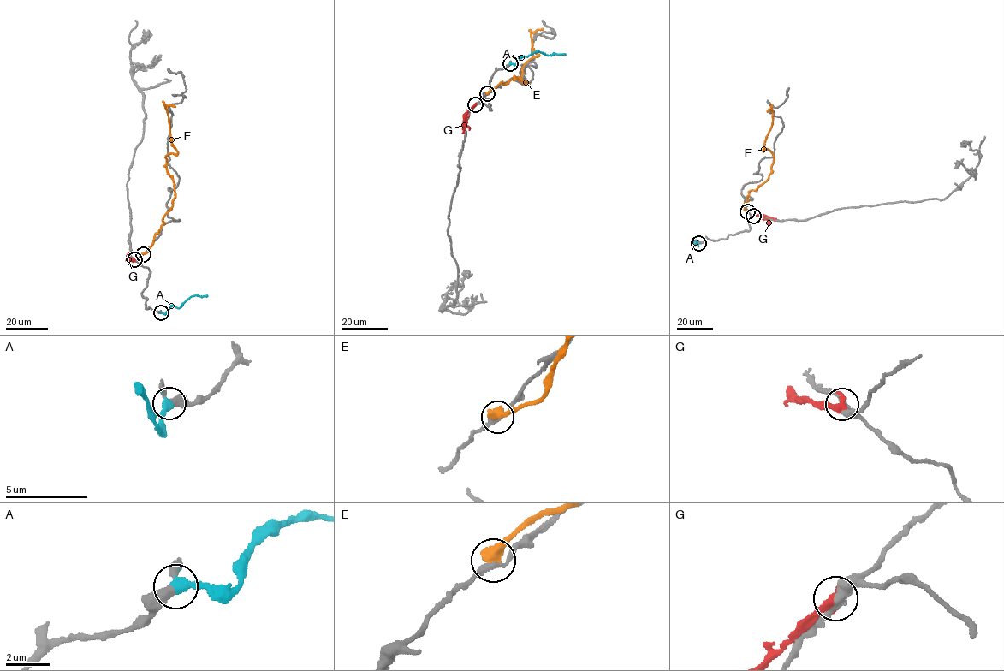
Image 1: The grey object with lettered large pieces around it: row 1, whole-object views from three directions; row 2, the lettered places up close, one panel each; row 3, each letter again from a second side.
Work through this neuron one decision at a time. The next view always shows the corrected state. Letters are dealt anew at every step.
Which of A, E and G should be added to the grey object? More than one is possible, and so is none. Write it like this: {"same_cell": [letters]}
{"same_cell": ["A"]}

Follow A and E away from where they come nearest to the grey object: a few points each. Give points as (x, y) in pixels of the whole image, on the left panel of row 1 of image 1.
A: (161, 312), (166, 313), (170, 306), (179, 308), (193, 295), (207, 295)
E: (143, 254), (149, 252), (175, 197), (165, 155), (177, 151), (172, 143), (164, 105), (175, 107)

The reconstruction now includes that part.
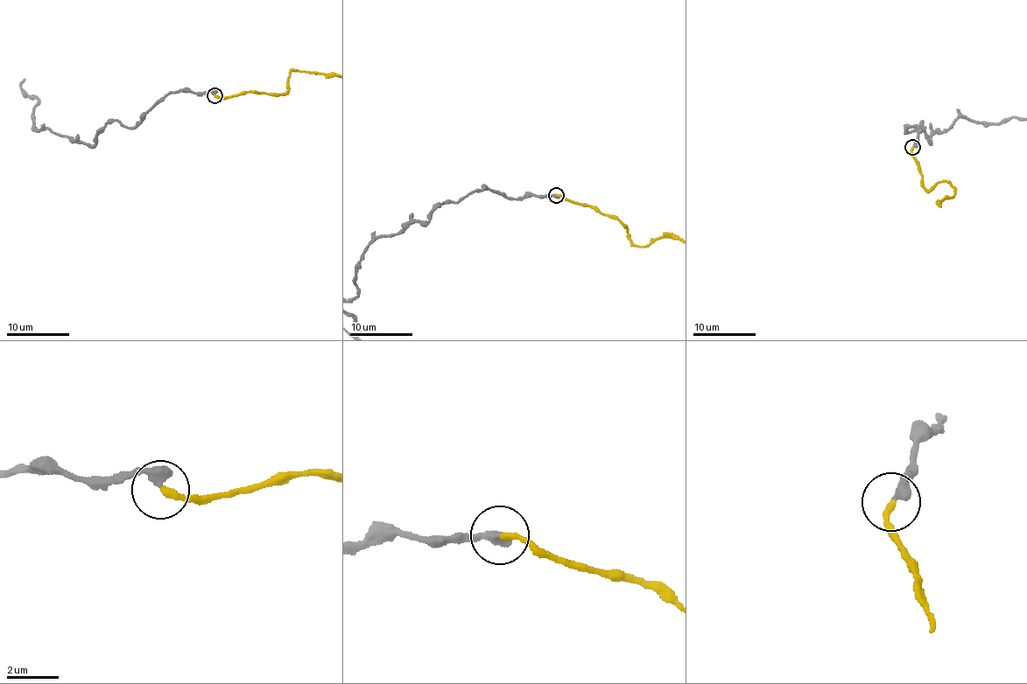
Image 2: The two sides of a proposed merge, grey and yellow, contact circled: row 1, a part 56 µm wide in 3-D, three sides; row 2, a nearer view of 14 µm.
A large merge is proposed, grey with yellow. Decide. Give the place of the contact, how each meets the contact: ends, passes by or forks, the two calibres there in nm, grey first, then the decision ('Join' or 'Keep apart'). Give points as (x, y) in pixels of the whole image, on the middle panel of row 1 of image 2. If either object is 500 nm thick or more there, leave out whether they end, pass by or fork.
Place: (556, 195). At the ring grey ends. At the ring yellow ends. Thickness 440 nm (grey) against 240 nm. Join

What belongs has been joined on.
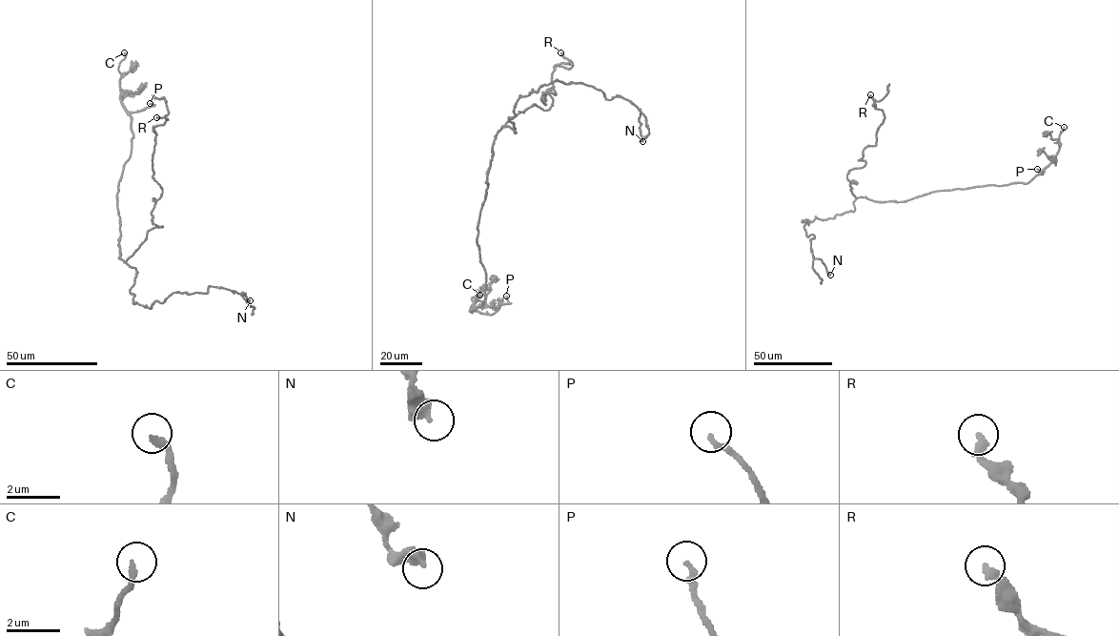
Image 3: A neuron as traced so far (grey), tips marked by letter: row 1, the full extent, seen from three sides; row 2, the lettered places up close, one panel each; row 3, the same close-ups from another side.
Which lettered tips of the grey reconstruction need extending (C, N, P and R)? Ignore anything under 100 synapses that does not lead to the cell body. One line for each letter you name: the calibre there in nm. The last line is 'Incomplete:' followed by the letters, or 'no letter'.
C: 200 nm thick
Incomplete: C

